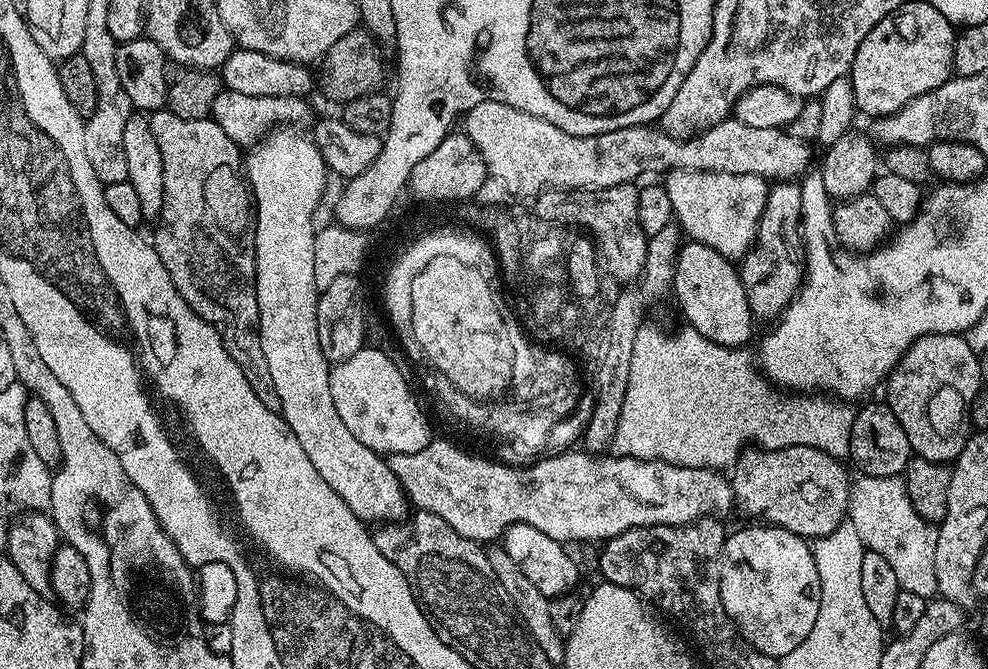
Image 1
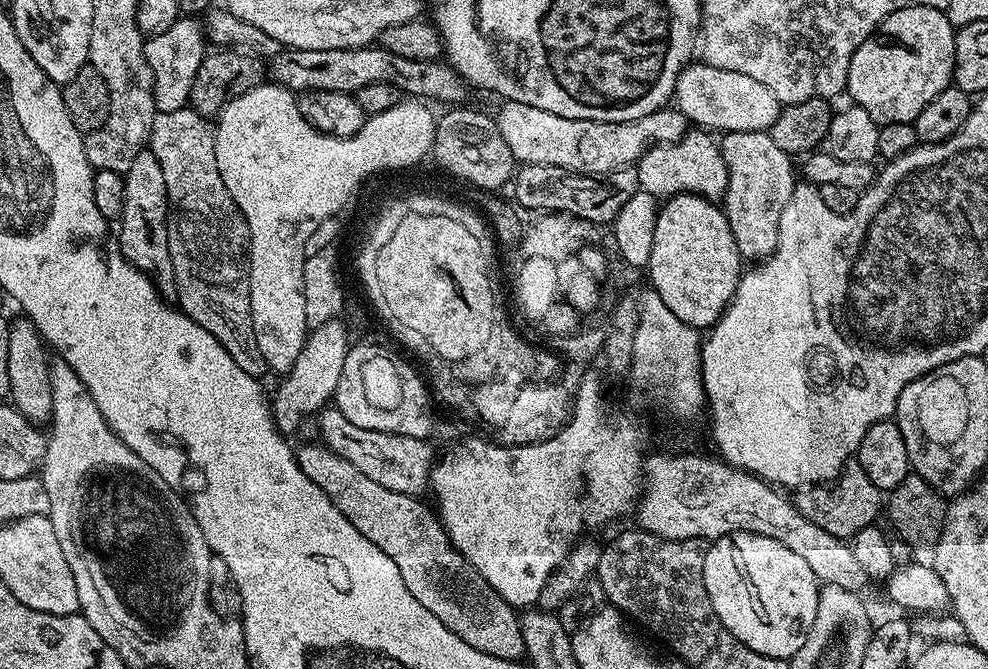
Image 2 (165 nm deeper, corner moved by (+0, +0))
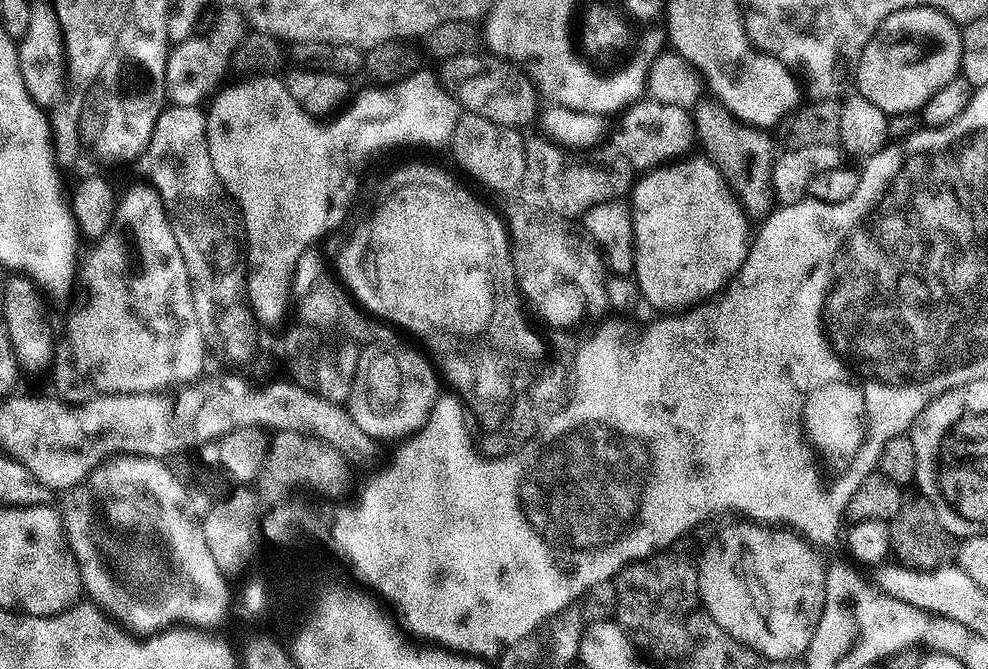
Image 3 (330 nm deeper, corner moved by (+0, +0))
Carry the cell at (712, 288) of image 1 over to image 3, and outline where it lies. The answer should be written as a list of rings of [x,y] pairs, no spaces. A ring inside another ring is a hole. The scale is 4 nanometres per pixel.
[[[703,154],[685,155],[645,171],[630,193],[636,266],[634,279],[643,303],[661,308],[664,314],[680,314],[724,291],[742,266],[750,247],[749,217],[720,171]]]

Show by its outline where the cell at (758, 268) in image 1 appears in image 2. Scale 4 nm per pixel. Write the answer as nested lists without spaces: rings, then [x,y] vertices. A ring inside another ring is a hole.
[[[726,132],[718,143],[728,175],[722,207],[730,222],[730,234],[734,234],[734,246],[738,246],[741,261],[759,262],[776,248],[782,210],[786,210],[786,202],[790,202],[798,183],[797,169],[792,169],[793,157],[778,150],[767,132]]]

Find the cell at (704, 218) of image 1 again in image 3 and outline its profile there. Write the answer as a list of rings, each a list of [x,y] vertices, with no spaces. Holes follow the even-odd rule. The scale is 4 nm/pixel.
[[[651,98],[629,104],[619,113],[620,125],[613,134],[611,143],[630,161],[633,169],[651,170],[669,163],[670,158],[680,158],[693,147],[694,133],[689,109],[666,106]]]

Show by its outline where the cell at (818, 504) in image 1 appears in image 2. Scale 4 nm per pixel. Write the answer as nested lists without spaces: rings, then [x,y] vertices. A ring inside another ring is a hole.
[[[855,462],[849,463],[844,471],[827,486],[805,486],[795,493],[796,509],[814,526],[822,526],[826,534],[841,538],[851,538],[858,530],[873,527],[877,523],[876,515],[882,512],[882,489],[870,482],[866,470]]]

